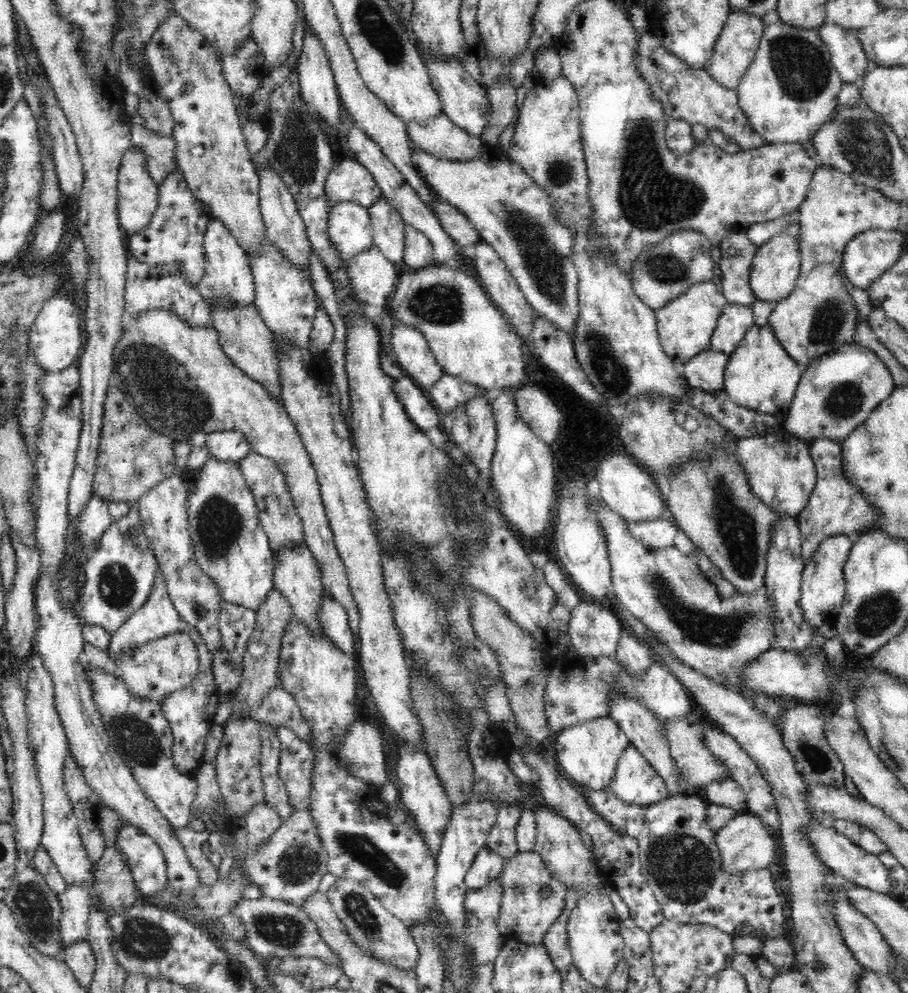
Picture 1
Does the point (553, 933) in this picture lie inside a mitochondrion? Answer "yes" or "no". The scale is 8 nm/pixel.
no

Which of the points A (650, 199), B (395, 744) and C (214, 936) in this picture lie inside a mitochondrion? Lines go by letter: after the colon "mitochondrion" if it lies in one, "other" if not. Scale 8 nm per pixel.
A: mitochondrion
B: other
C: other

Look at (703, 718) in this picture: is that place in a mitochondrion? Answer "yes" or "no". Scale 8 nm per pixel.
no

